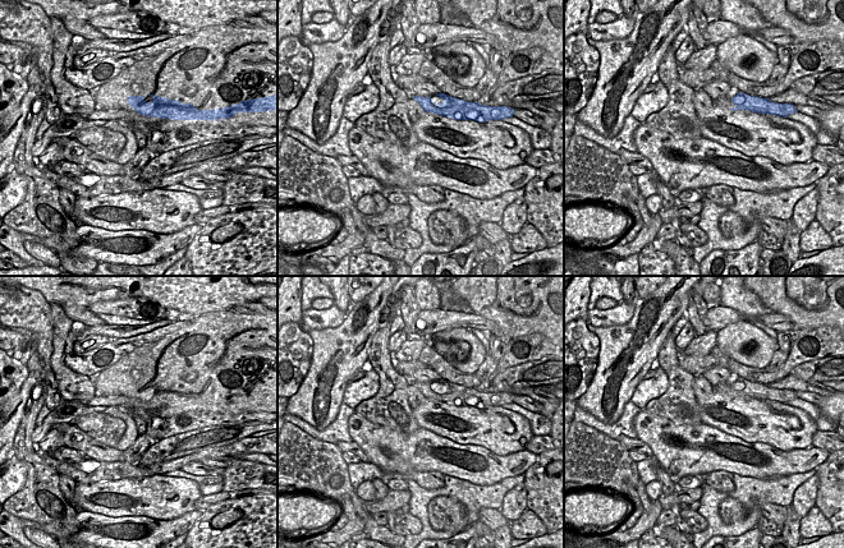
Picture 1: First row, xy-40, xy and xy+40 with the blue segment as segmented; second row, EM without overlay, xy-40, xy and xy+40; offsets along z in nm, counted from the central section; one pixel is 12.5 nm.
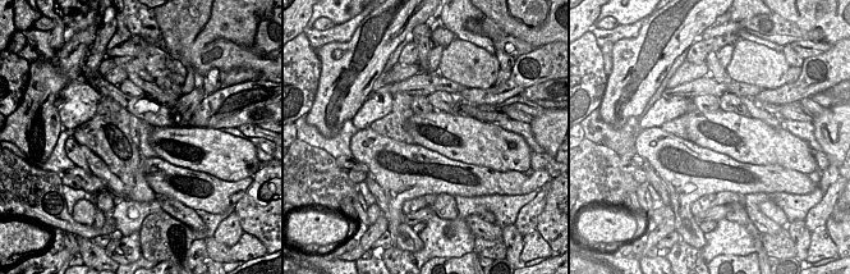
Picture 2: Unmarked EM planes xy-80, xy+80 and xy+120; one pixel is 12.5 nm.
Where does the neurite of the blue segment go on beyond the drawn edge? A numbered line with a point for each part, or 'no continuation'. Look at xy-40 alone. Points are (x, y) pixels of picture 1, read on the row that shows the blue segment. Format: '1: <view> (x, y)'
1: xy-40 (123, 93)

